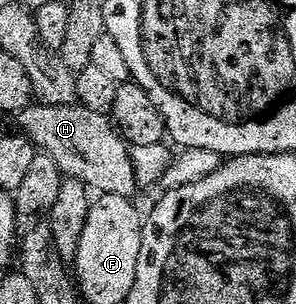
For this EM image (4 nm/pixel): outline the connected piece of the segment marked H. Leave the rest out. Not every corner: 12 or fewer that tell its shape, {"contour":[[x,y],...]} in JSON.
{"contour":[[35,103],[17,128],[95,194],[133,198],[131,146],[107,114]]}

